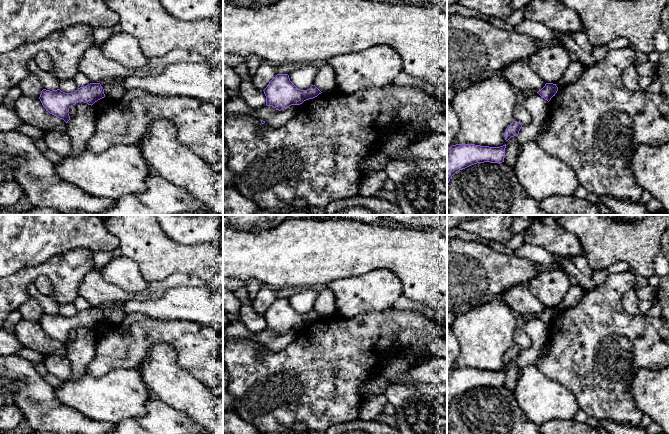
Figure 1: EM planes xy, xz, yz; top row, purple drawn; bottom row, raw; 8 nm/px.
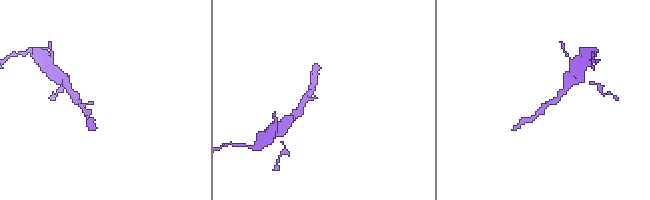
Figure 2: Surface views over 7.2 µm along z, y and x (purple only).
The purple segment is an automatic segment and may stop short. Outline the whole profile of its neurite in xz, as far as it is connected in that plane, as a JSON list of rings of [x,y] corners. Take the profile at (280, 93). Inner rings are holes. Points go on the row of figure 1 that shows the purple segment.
[[[277,74],[263,91],[266,96],[266,105],[279,111],[291,105],[300,105],[322,93],[315,85],[307,90],[298,89],[290,81],[288,74]]]

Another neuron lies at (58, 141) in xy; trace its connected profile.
[[[48,131],[44,136],[48,149],[53,150],[62,157],[66,157],[72,150],[72,142],[66,132]]]

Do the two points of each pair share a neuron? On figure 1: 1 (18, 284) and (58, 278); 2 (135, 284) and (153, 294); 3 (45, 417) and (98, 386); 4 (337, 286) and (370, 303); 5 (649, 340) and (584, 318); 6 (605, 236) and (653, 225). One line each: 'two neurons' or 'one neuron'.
1: one neuron
2: two neurons
3: two neurons
4: one neuron
5: one neuron
6: one neuron

